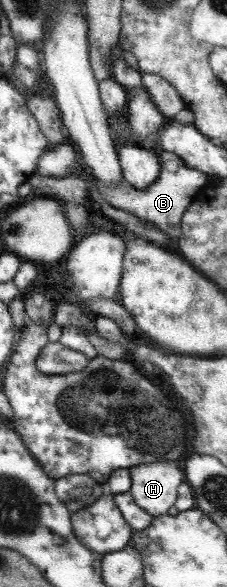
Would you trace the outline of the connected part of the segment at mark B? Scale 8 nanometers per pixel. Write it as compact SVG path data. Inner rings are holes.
M159 151L157 156L158 165L160 165L158 180L148 188L136 189L125 183L120 183L116 187L106 187L102 183L95 182L97 185L96 193L109 206L130 213L145 223L153 223L174 244L181 236L181 217L194 200L194 194L206 185L208 176L201 172L192 171L172 153Z

